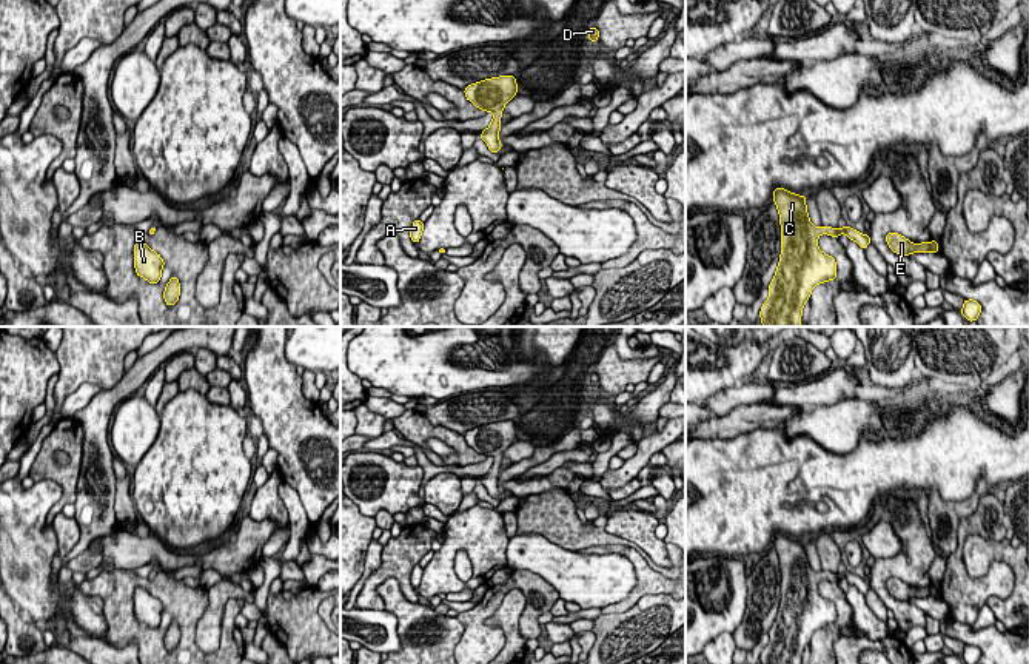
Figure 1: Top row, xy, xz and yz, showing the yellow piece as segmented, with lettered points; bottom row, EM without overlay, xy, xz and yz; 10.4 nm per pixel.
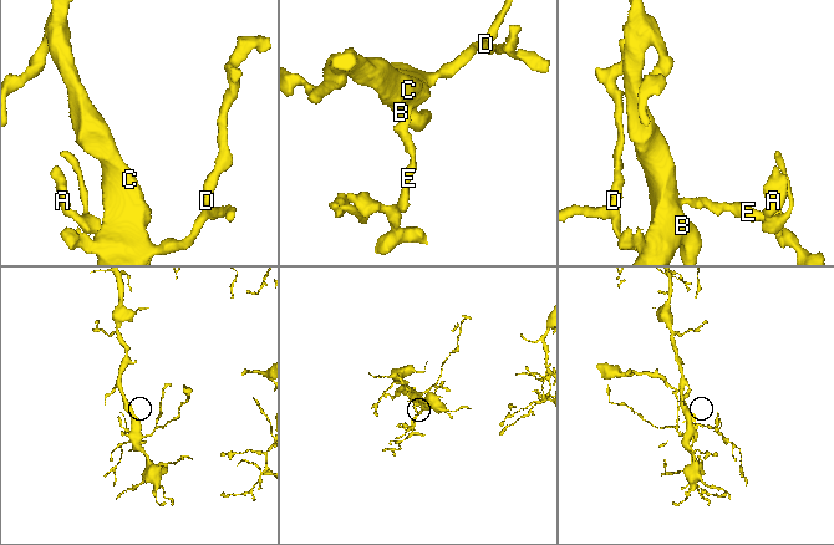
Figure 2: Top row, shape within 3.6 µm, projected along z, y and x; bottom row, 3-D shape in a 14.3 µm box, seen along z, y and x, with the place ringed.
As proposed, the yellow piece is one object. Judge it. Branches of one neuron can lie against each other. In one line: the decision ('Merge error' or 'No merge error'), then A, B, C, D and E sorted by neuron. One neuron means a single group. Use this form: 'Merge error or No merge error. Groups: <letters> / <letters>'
No merge error. Groups: A B C D E

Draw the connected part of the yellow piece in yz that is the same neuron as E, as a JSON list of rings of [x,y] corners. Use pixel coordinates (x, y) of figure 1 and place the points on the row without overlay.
[[[889,578],[886,581],[886,587],[889,593],[900,601],[909,601],[912,598],[927,598],[927,596],[938,598],[938,587],[932,585],[915,590],[898,578]]]

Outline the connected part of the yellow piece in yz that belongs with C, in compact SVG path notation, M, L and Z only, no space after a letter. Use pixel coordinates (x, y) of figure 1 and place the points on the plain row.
M784 533L773 536L773 547L779 558L781 601L759 662L801 664L803 652L813 632L836 622L836 607L818 593L818 582L821 579L832 582L846 579L866 595L870 581L847 570L844 573L813 572L807 559L806 541L793 539Z

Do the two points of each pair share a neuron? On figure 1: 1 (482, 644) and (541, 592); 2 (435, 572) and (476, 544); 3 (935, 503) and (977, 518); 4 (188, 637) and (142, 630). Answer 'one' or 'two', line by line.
1: one
2: one
3: two
4: one

